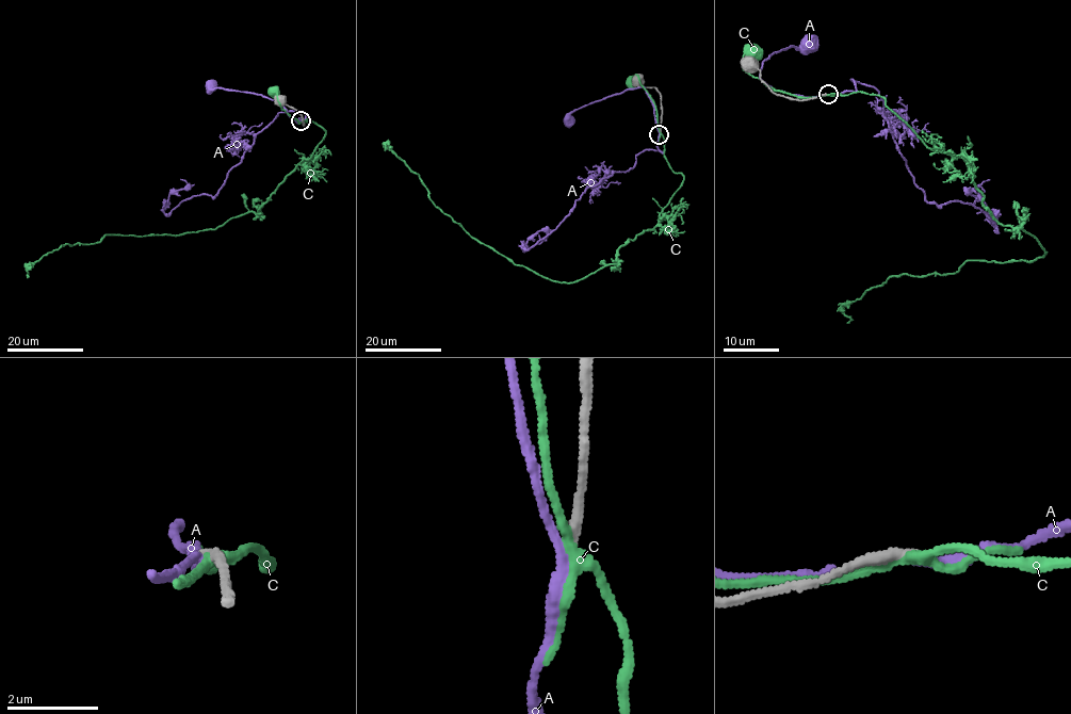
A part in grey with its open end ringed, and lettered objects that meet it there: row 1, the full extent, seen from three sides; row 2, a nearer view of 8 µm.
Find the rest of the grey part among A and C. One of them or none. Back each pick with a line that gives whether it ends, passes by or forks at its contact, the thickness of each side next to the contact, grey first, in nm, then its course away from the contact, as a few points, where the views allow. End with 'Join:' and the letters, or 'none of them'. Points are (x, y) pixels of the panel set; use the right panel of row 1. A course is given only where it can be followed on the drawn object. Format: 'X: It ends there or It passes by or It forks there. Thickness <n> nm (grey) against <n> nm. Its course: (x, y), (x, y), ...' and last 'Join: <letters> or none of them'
Join: none of them

